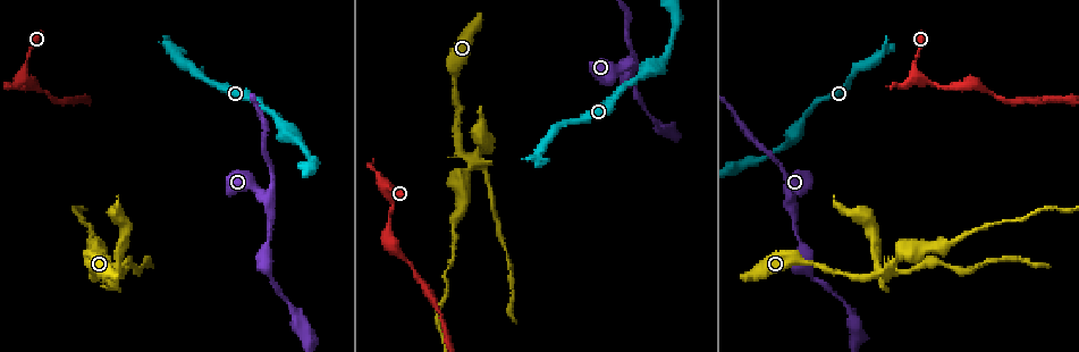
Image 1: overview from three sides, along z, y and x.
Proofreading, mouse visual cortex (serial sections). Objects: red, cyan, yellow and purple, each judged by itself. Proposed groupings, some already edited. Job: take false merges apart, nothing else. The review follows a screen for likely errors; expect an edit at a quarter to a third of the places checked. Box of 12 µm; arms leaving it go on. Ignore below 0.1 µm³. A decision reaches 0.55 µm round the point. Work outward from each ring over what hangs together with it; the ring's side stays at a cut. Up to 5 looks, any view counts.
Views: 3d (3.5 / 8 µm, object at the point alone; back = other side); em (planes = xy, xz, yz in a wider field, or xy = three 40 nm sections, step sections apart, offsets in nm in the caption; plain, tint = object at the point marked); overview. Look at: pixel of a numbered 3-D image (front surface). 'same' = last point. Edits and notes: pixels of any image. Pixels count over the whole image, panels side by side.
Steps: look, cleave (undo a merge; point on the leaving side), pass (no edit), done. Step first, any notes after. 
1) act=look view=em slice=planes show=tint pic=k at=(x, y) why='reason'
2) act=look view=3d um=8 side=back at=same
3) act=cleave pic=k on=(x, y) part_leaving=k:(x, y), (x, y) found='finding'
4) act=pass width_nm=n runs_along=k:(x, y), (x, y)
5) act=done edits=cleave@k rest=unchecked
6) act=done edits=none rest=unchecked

act=look view=3d um=3.5 pic=1 at=(267, 198) why='side arm on a straight run'

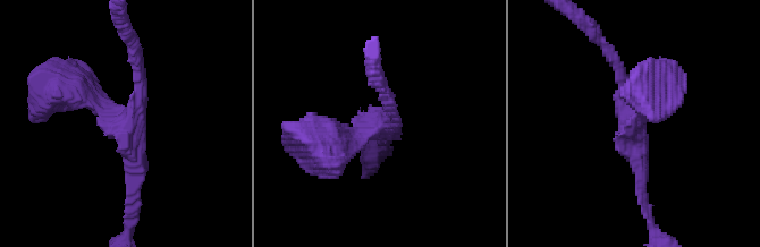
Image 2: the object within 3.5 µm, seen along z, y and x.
act=look view=em slice=xy step=3 show=tint pic=2 at=(125, 123) arms=3 arm_widths_nm=200,250,400

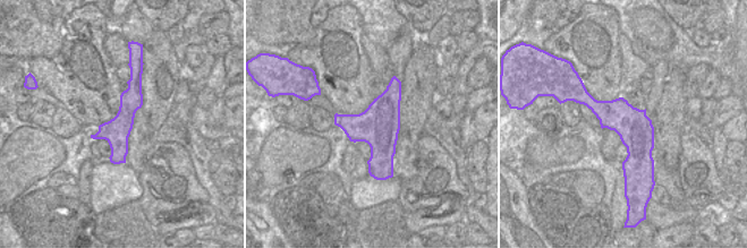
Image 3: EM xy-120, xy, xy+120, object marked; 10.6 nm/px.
act=look view=em slice=xy step=2 show=tint at=same why='another direction'

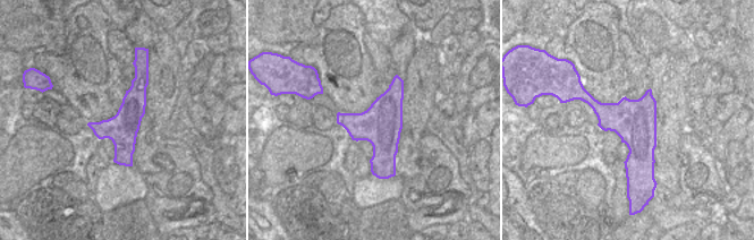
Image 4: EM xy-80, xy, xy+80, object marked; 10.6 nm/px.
act=pass found='all the same cell'

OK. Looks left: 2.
act=look view=3d um=3.5 side=back pic=1 at=(474, 159) why='four arms meet'

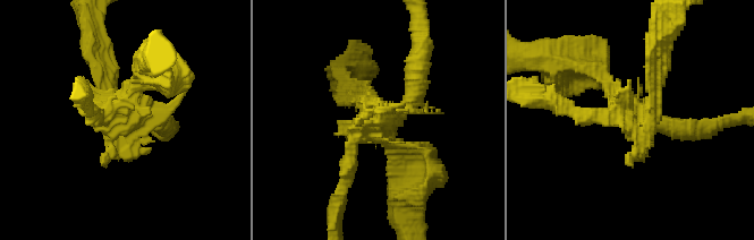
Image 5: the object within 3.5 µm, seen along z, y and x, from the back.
act=look view=em slice=xy step=5 show=tint pic=5 at=(630, 109)

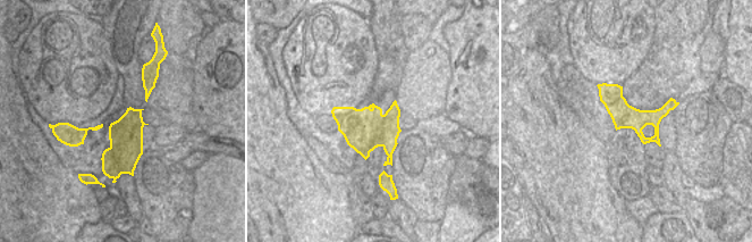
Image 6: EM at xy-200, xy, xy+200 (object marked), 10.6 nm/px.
act=cleave pic=5 on=(612, 94) part_leaving=5:(640, 116), (591, 62), (567, 59) found='two cells meet here'

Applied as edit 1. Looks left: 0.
act=done edits=cleave@5 rest=unchecked

